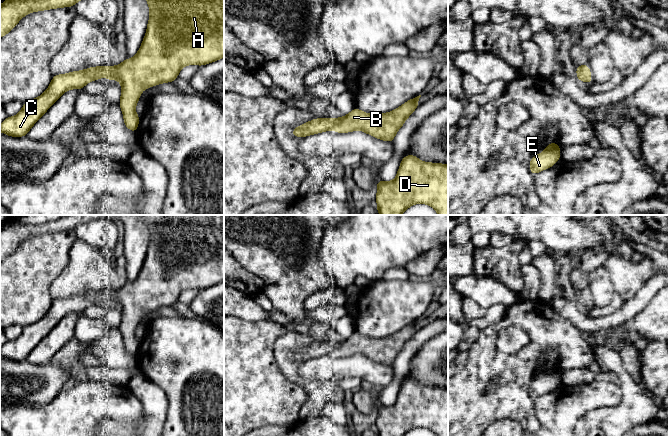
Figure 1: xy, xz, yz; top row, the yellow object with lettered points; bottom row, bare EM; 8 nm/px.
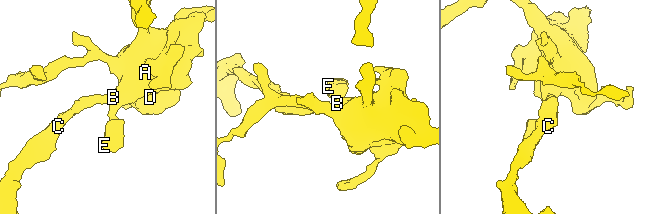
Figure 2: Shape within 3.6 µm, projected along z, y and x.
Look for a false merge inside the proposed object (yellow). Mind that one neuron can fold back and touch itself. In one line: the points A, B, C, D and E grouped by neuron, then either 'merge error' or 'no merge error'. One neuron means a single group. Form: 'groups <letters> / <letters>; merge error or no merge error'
groups A B C D E; no merge error

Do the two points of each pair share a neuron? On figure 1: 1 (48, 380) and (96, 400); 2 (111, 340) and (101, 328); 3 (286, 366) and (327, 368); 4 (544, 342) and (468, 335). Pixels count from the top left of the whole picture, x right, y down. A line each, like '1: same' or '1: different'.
1: different
2: different
3: different
4: different

